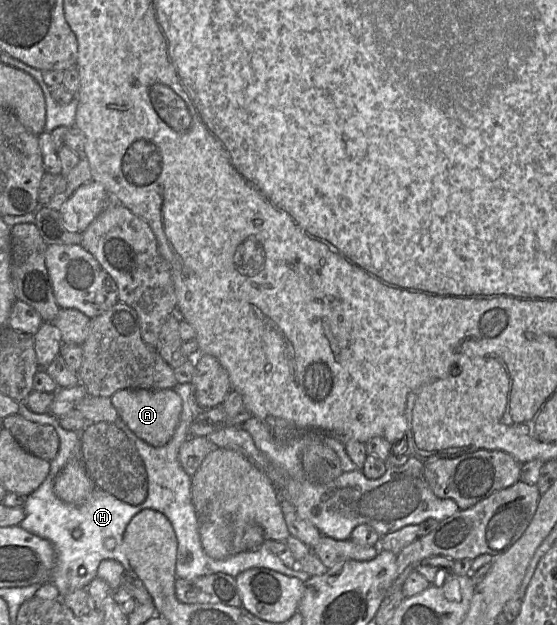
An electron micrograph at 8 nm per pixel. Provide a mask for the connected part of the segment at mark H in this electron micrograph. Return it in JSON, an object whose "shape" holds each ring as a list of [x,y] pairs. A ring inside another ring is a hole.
{"shape":[[[20,403],[18,415],[21,415],[25,419],[39,423],[42,425],[52,426],[59,435],[60,438],[60,449],[54,460],[50,462],[50,471],[45,481],[40,487],[35,490],[32,494],[26,497],[24,510],[26,513],[25,518],[19,524],[19,526],[28,532],[37,535],[41,538],[48,540],[56,553],[55,566],[51,572],[50,578],[47,583],[55,585],[59,591],[59,596],[64,597],[78,589],[87,588],[92,579],[96,577],[97,569],[103,560],[114,559],[121,563],[126,571],[132,571],[129,560],[127,559],[123,551],[123,535],[128,523],[131,519],[143,510],[155,510],[163,513],[171,522],[171,519],[177,518],[173,512],[173,509],[168,509],[165,505],[157,501],[144,501],[140,505],[131,505],[119,499],[118,497],[109,494],[100,488],[95,486],[91,497],[82,505],[71,505],[60,500],[54,492],[55,479],[65,465],[74,457],[80,455],[80,432],[68,431],[62,428],[59,424],[59,418],[53,416],[50,413],[36,414],[29,410],[25,403]],[[76,528],[80,528],[83,535],[80,539],[73,537],[73,531]]]}

